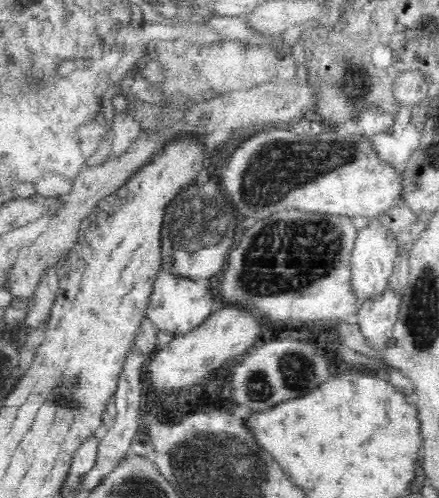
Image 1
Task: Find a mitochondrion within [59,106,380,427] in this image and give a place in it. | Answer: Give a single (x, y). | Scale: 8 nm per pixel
(285, 258)

